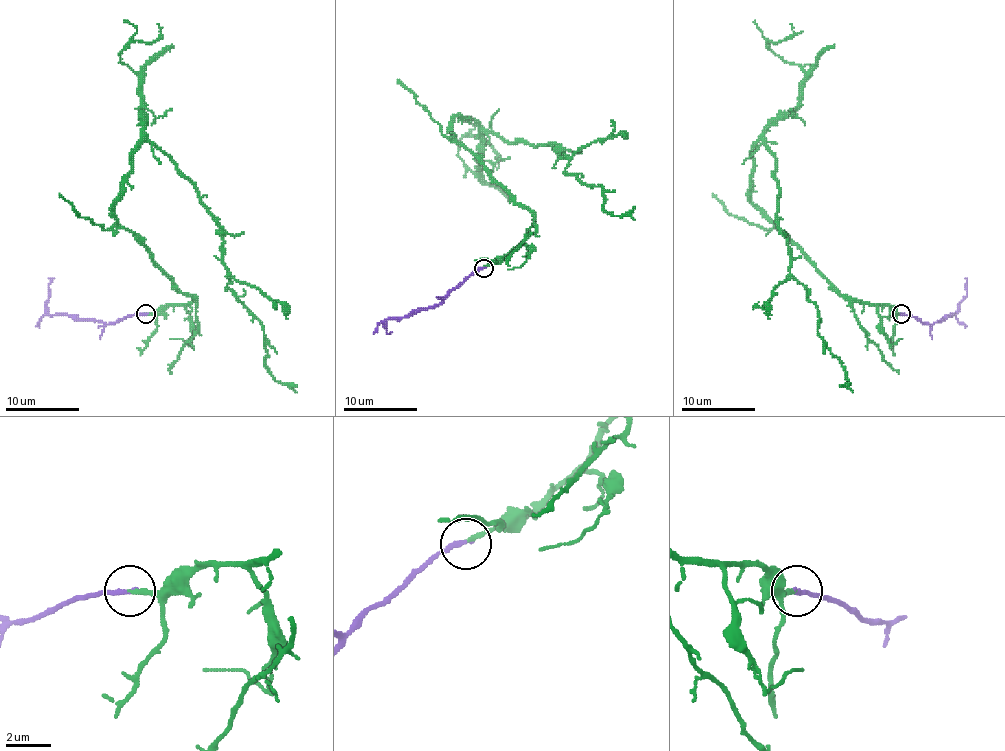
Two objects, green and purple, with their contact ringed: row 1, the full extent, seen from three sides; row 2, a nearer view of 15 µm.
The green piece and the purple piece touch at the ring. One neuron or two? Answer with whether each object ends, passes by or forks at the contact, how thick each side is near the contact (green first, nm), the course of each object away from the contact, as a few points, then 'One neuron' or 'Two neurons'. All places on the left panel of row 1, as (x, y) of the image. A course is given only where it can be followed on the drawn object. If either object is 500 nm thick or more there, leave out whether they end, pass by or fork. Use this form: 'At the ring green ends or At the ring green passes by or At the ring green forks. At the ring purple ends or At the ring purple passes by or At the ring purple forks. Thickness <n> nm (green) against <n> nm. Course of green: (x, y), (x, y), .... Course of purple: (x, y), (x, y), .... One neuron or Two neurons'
At the ring green ends. At the ring purple ends. Thickness 200 nm (green) against 220 nm. Course of green: (146, 313), (196, 302), (114, 213), (146, 140), (218, 226), (227, 285), (260, 322), (269, 374), (297, 387). Course of purple: (146, 313), (135, 313), (103, 324), (100, 320), (74, 320), (68, 315), (48, 315), (48, 283), (54, 278). One neuron

